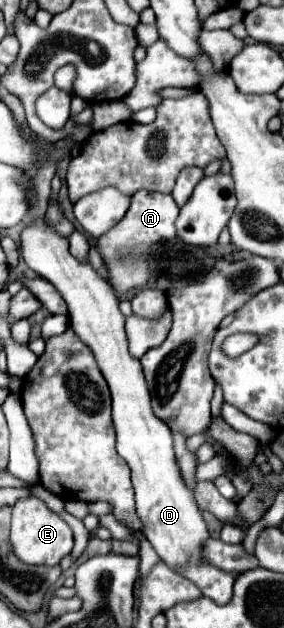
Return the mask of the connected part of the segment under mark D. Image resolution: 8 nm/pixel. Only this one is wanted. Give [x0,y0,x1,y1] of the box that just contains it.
[20,219,234,605]

